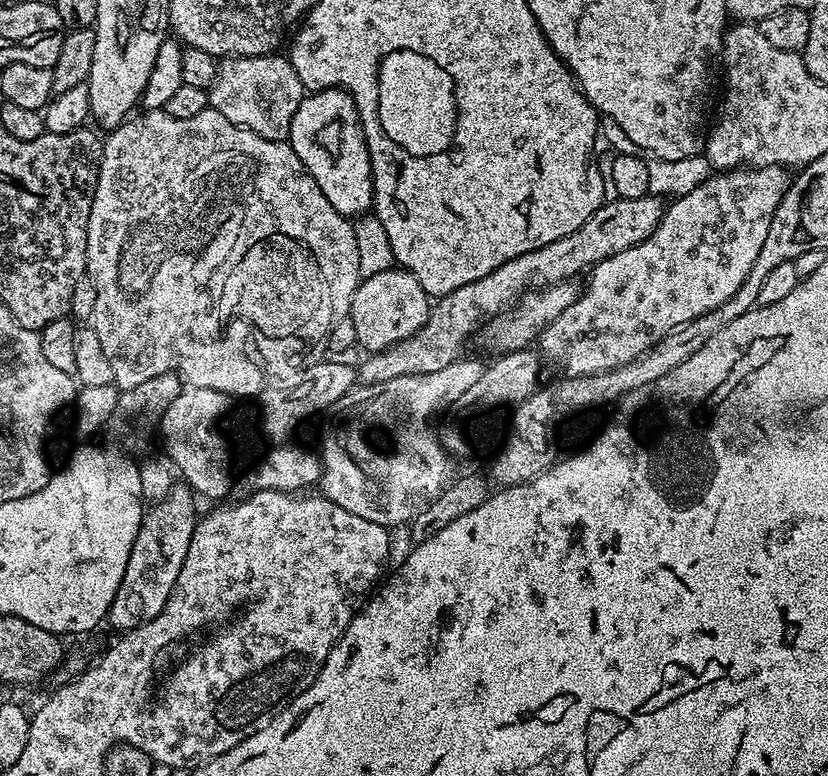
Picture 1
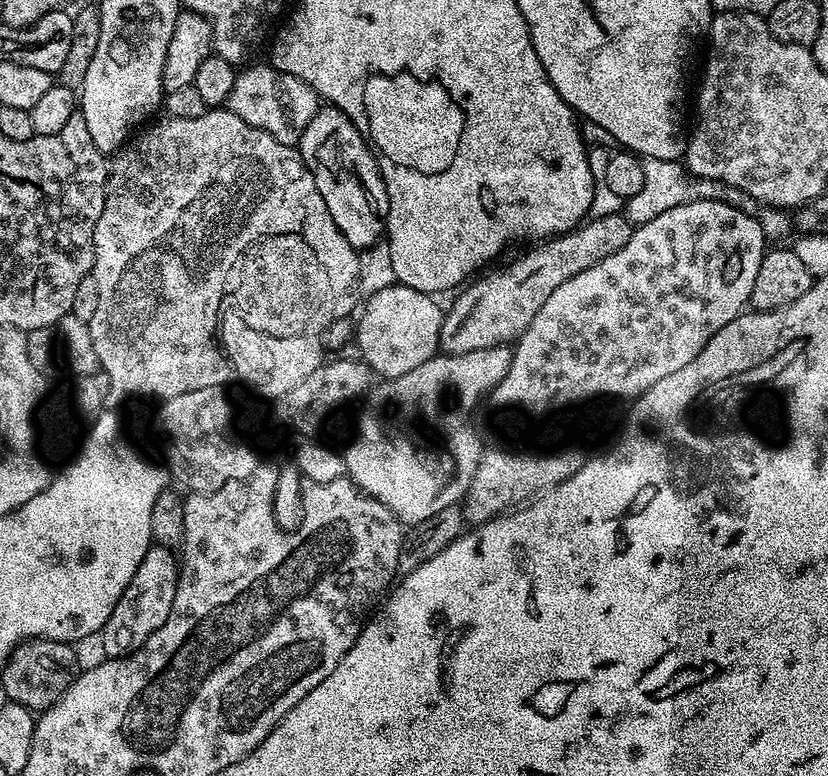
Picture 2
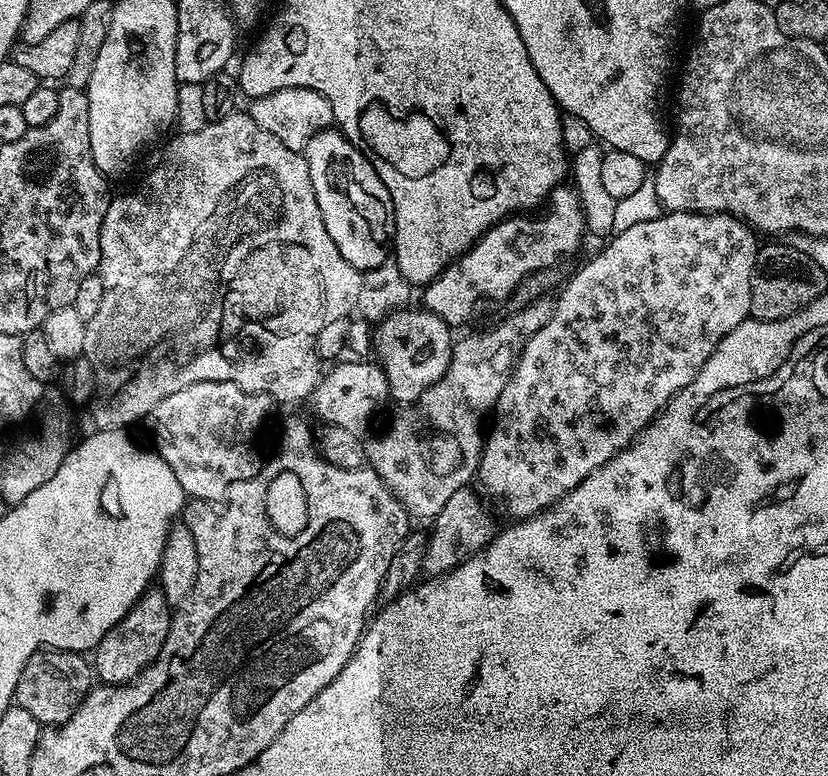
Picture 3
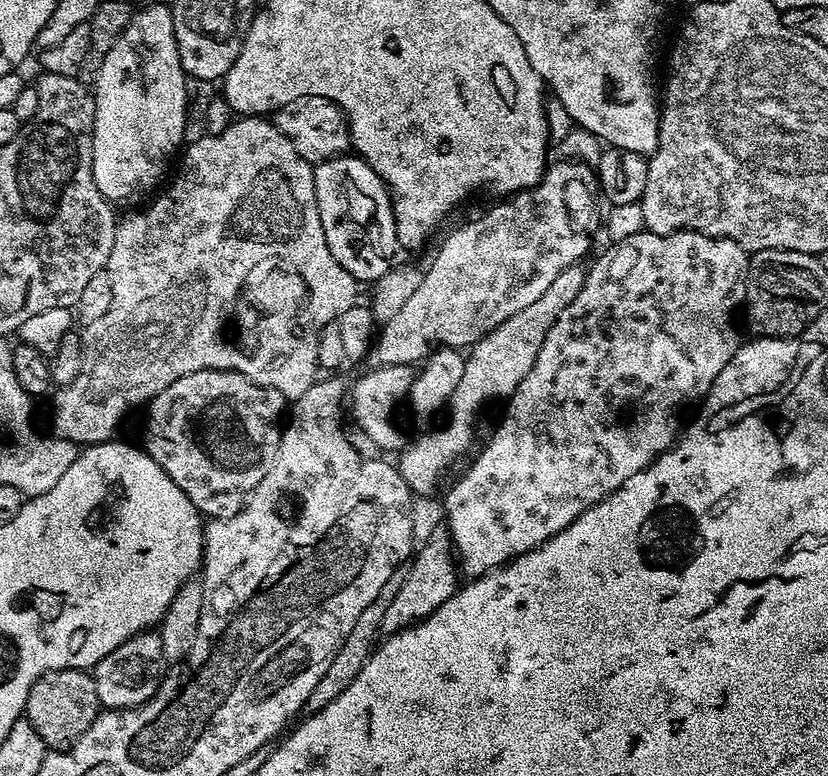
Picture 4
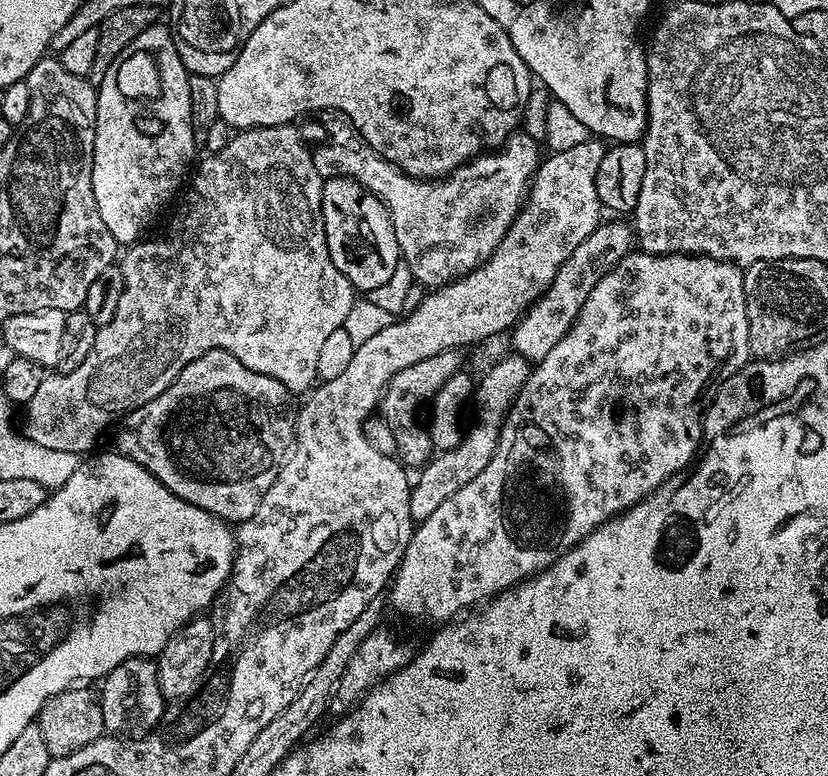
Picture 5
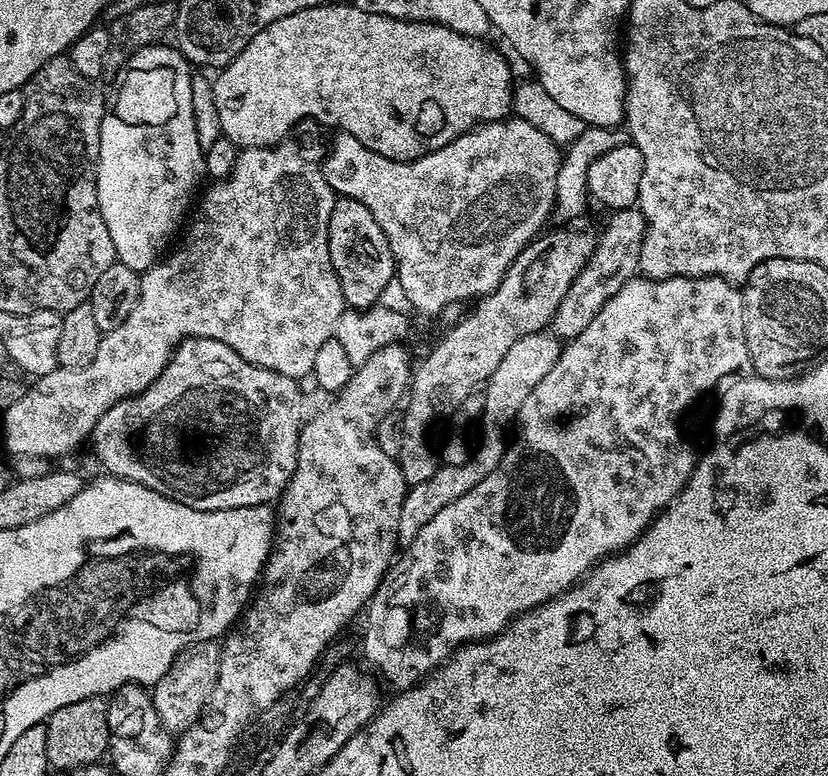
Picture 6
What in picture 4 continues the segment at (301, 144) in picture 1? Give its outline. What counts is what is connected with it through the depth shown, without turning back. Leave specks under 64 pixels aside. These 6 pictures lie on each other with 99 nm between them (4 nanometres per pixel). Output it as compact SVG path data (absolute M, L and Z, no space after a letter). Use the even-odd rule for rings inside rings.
M355 154L330 158L315 165L312 173L318 214L322 218L322 230L326 230L326 246L330 246L330 254L334 254L334 258L338 258L340 265L358 282L375 282L382 278L393 269L398 253L396 219L388 185L362 157Z

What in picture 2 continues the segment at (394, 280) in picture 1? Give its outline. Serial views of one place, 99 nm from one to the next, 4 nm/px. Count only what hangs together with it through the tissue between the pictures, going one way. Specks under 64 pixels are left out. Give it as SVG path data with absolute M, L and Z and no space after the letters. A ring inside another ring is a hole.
M395 282L385 289L378 290L376 293L369 295L359 309L359 318L355 321L355 347L360 347L358 352L359 359L363 360L377 377L383 378L388 382L395 382L402 374L407 374L410 370L418 369L426 361L437 355L440 348L440 331L444 325L443 307L439 308L435 304L433 297L427 292L419 292L410 286Z

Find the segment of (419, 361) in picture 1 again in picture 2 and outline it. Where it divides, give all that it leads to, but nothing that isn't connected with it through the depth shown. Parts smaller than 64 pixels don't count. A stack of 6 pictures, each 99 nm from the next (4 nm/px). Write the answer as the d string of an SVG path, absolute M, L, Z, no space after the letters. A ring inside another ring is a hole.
M620 212L592 218L562 236L553 236L537 243L532 246L537 248L530 249L501 272L489 271L484 274L489 276L481 275L473 279L459 293L461 296L453 302L452 309L449 307L444 313L440 348L447 355L454 356L470 354L472 350L486 350L499 344L511 345L519 340L526 326L534 322L534 314L542 310L542 302L546 302L546 298L550 298L562 282L574 278L574 274L582 274L582 270L590 270L594 262L610 258L614 250L622 250L632 236L632 229L633 225L626 215Z

